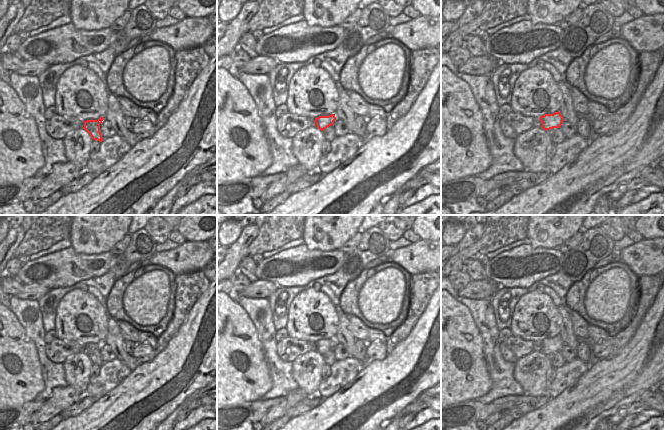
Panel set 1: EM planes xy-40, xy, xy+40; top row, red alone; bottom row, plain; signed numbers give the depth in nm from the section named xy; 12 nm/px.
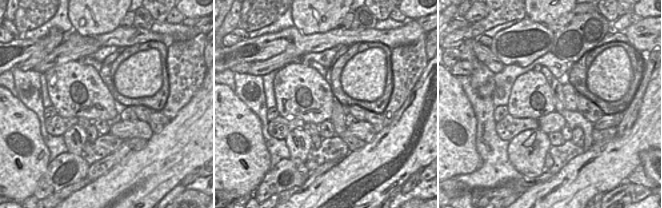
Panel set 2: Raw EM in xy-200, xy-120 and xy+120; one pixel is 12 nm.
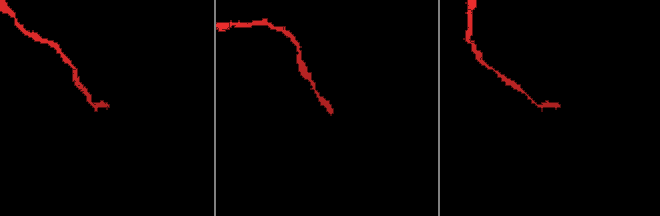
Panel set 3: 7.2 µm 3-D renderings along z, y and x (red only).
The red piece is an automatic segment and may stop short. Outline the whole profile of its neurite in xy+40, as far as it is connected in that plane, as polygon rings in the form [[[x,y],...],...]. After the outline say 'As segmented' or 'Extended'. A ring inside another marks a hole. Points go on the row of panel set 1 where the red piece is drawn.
[[[559,111],[541,116],[540,121],[542,123],[541,127],[548,133],[553,144],[559,144],[566,139],[560,129],[564,118]]]. Extended

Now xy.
[[[335,114],[315,118],[316,126],[323,132],[324,138],[329,142],[336,137],[334,127],[332,126],[335,120]]]. Extended

